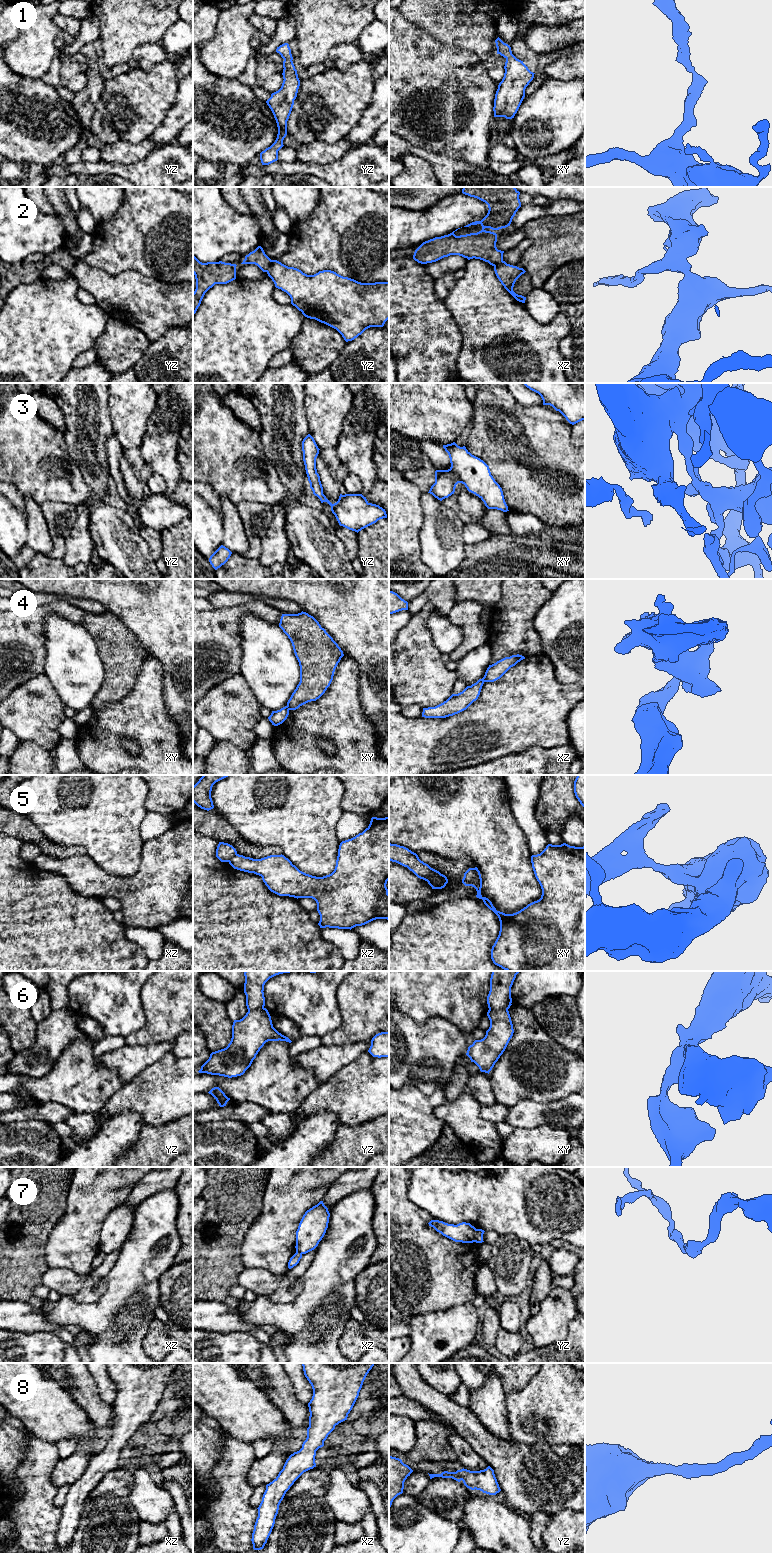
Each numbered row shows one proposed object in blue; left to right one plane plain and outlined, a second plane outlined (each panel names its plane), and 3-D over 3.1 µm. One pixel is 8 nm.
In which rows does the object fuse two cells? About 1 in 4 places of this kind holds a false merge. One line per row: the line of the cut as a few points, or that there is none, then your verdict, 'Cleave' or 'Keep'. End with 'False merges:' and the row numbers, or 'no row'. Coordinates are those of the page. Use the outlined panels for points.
1: No split. Keep
2: No split. Keep
3: No split. Keep
4: Split along xy (286, 706), (289, 709). Cleave
5: Split along xy (431, 868), (431, 874), (427, 881). Cleave
6: Split along xy (489, 1008), (507, 1010). Cleave
7: Split along yz (476, 1229), (474, 1241). Cleave
8: No split. Keep
False merges: 4, 5, 6, 7

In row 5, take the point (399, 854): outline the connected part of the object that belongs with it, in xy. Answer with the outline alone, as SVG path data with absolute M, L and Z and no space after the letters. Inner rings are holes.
M389 843L389 860L407 867L418 878L428 882L431 867L421 861L418 855L404 846Z

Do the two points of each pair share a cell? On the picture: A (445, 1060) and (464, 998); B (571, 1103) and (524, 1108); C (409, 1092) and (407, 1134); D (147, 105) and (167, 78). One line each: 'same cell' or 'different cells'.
A: different cells
B: same cell
C: same cell
D: same cell

